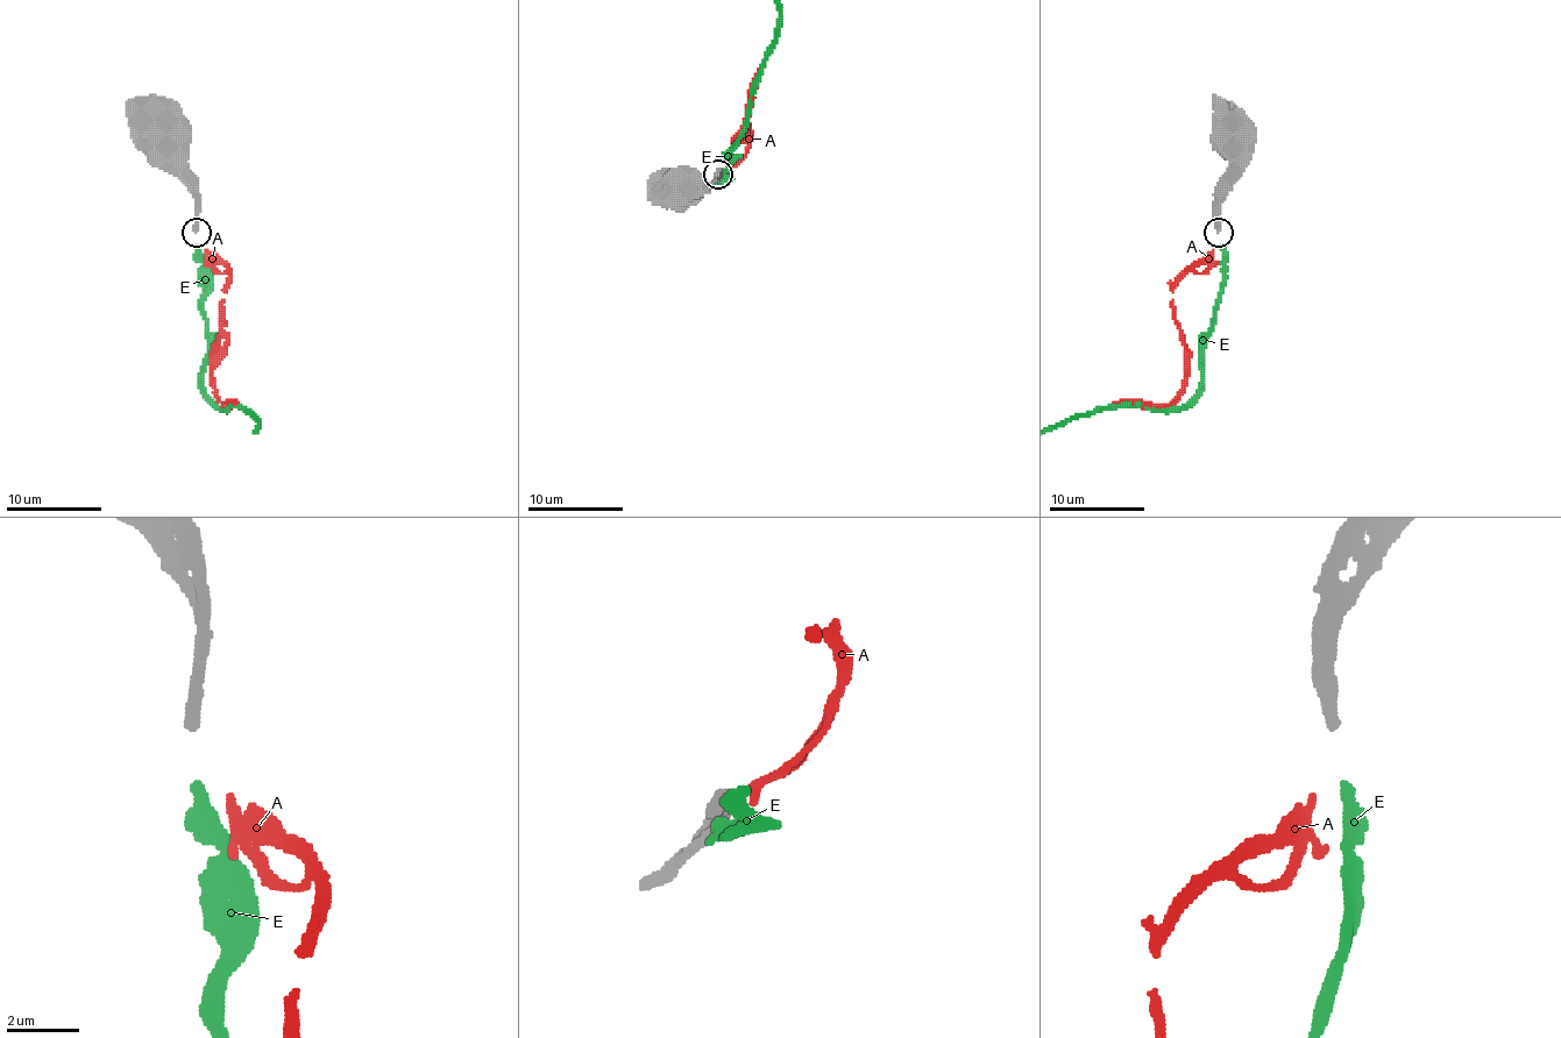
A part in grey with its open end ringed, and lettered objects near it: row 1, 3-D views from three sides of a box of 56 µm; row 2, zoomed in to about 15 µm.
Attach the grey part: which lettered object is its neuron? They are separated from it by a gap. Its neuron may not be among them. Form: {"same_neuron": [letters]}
{"same_neuron": ["E"]}

